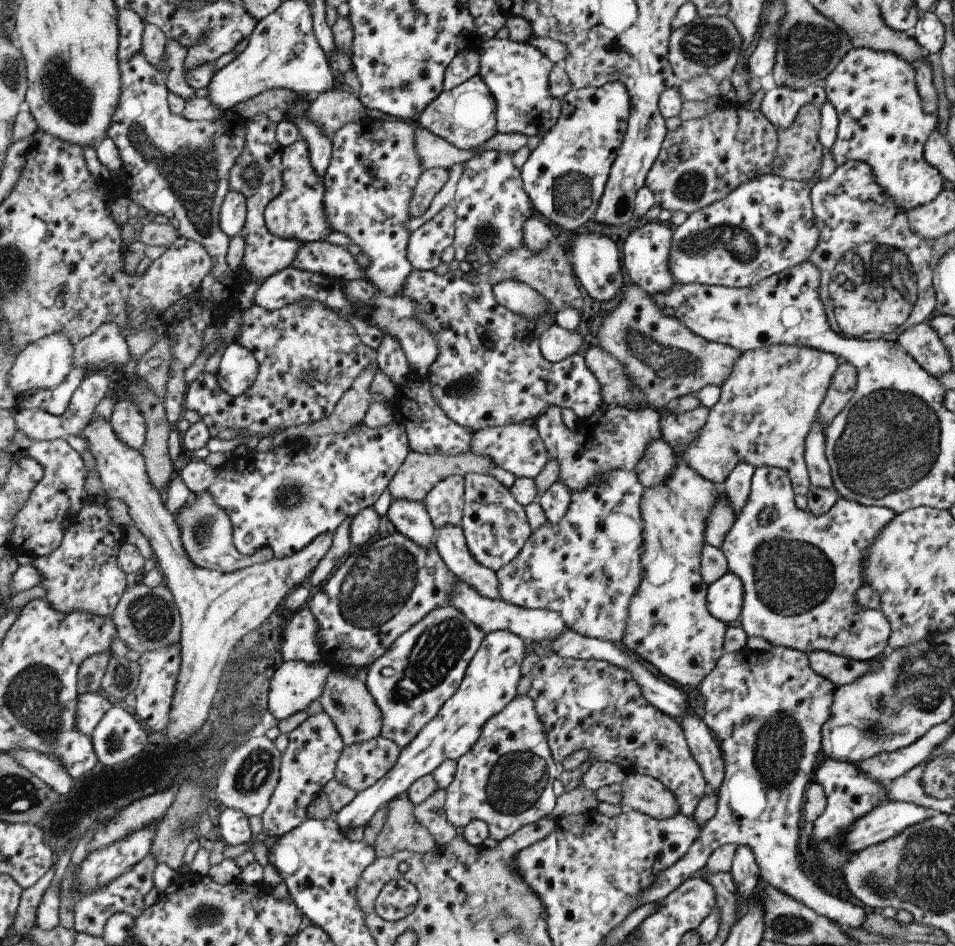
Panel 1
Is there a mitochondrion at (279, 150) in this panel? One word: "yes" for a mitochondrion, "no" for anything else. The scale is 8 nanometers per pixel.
no

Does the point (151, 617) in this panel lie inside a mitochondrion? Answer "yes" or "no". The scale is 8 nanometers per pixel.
yes

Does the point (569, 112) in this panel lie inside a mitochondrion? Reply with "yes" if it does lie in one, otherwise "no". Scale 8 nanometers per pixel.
no

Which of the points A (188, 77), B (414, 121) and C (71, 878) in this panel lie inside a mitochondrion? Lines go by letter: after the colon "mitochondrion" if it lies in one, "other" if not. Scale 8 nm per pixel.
A: other
B: other
C: other

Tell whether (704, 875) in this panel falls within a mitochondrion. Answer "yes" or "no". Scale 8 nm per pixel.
no

